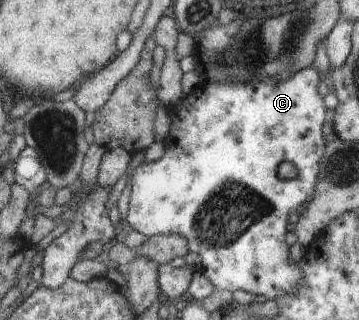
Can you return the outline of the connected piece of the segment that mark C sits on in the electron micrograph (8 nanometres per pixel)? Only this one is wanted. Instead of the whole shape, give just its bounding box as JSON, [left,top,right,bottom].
[126,66,326,300]

